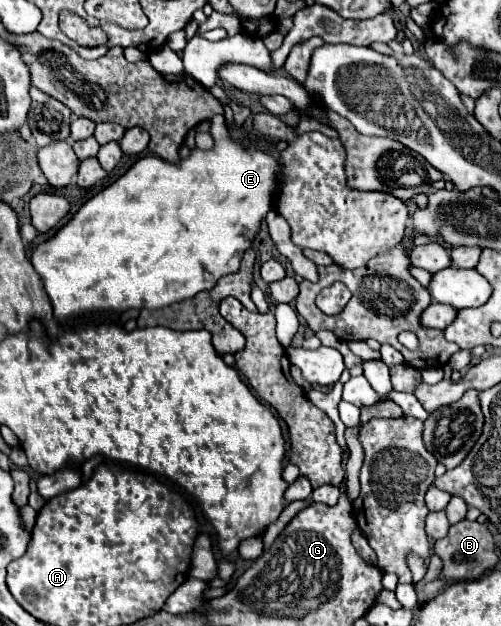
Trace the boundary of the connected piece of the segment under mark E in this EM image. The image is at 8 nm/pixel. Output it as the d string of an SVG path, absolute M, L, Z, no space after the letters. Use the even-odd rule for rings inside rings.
M223 115L211 119L211 135L215 139L211 151L193 149L179 165L171 165L155 155L139 159L113 185L91 197L55 237L33 249L31 265L43 281L57 321L89 311L167 307L191 299L199 291L213 289L219 277L239 269L245 249L251 247L263 217L273 207L279 165L269 153L245 149L231 141Z

